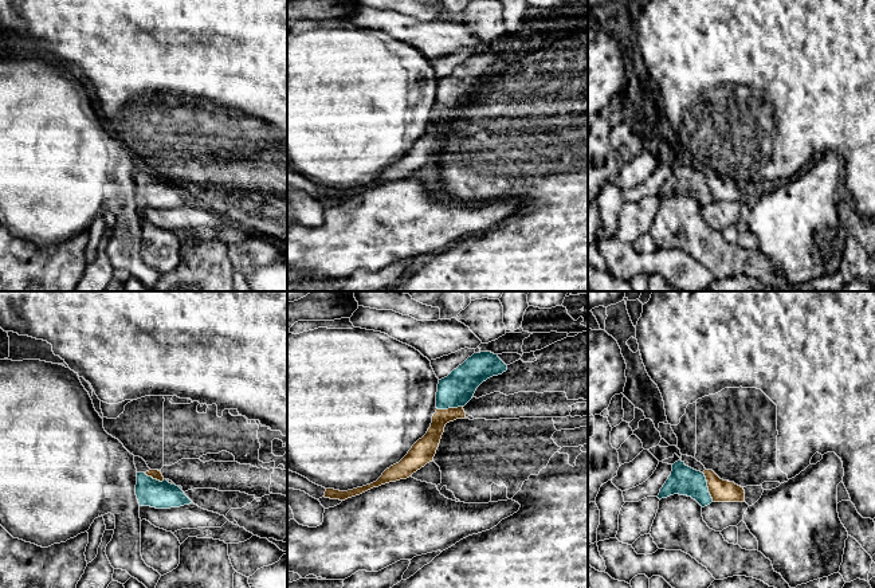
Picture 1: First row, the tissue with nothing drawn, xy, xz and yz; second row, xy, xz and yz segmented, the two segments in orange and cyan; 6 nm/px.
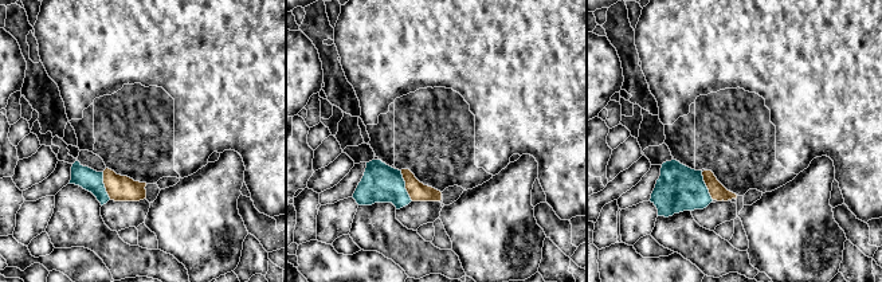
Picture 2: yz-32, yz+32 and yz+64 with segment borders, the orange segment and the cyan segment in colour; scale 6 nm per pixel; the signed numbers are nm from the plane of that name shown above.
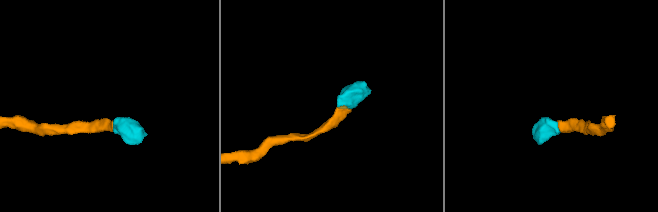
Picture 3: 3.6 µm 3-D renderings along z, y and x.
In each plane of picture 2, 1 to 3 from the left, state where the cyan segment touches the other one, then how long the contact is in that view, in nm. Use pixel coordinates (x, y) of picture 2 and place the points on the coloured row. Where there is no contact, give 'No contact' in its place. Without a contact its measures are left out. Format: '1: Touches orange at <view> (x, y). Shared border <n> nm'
1: Touches orange at yz-32 (105, 185). Shared border 180 nm
2: Touches orange at yz+32 (406, 185). Shared border 200 nm
3: Touches orange at yz+64 (706, 185). Shared border 180 nm

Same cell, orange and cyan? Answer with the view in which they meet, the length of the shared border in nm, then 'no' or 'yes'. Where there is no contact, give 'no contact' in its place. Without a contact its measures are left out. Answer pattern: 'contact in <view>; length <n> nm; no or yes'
contact in yz; length 190 nm; yes

